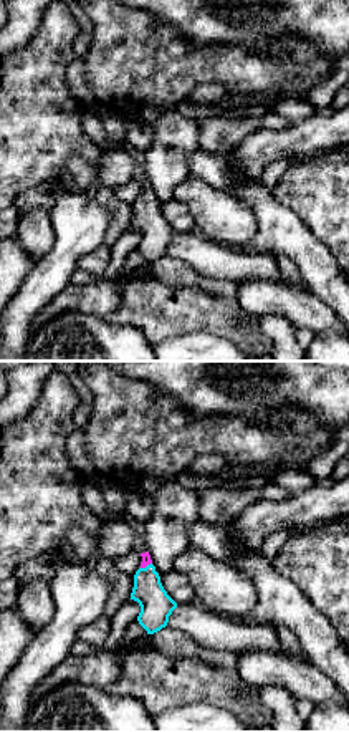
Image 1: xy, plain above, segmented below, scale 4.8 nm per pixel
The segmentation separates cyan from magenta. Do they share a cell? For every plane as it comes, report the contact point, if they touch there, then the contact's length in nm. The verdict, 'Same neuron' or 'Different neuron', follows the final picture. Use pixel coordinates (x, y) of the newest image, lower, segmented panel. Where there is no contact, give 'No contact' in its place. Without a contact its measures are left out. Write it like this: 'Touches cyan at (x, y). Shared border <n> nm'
Touches cyan at (148, 565). Shared border 70 nm

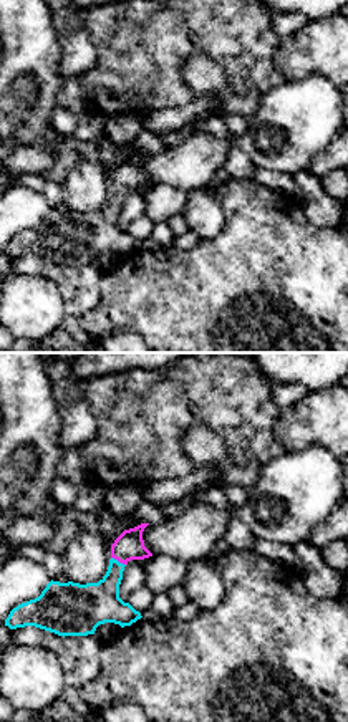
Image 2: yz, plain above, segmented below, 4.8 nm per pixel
Touches cyan at (116, 560). Shared border 80 nm

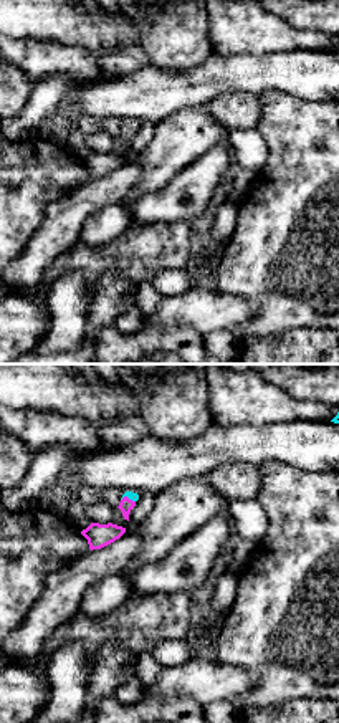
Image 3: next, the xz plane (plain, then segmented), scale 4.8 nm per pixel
Touches cyan at (128, 497). Shared border 70 nm

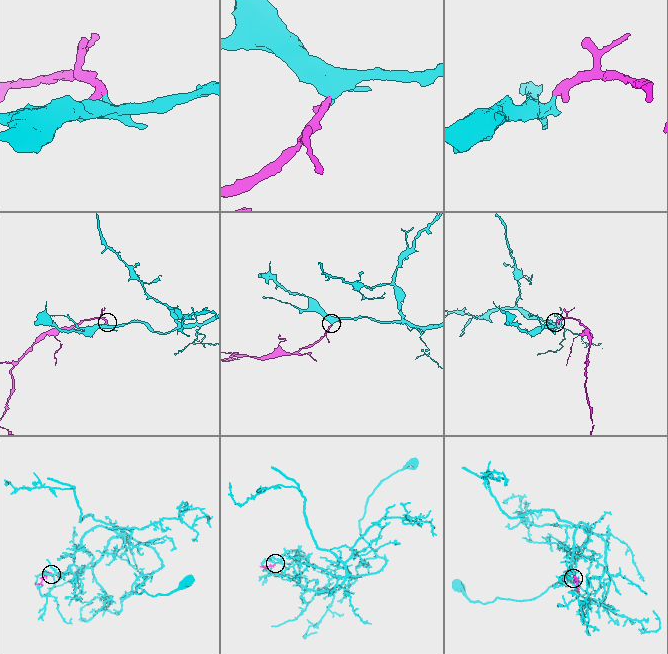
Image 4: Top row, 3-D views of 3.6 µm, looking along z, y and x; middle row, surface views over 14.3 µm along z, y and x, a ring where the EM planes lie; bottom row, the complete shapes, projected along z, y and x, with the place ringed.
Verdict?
Same neuron

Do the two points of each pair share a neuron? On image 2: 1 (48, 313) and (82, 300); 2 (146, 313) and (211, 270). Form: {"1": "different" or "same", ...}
{"1": "different", "2": "same"}

